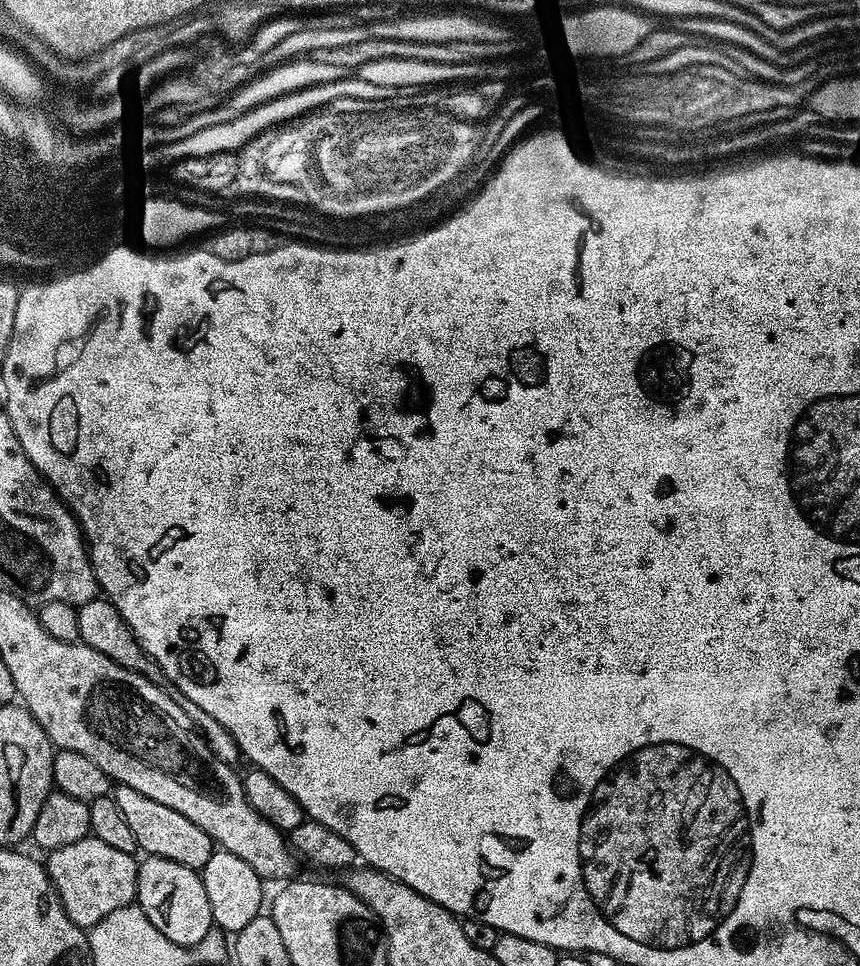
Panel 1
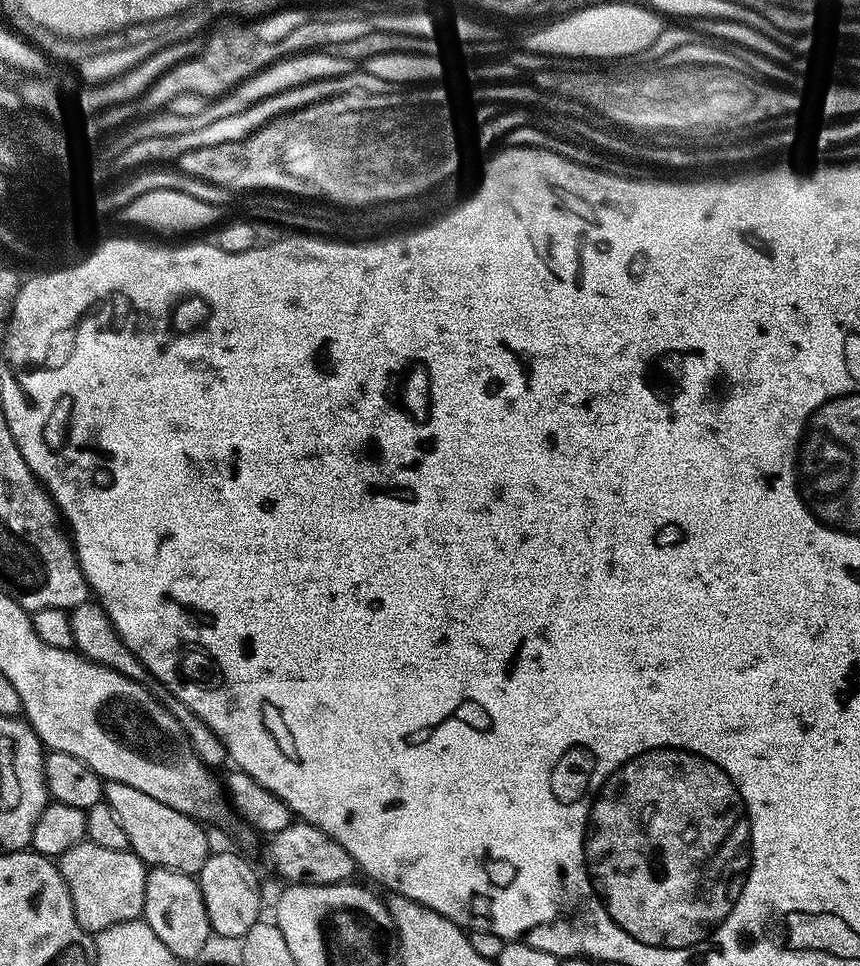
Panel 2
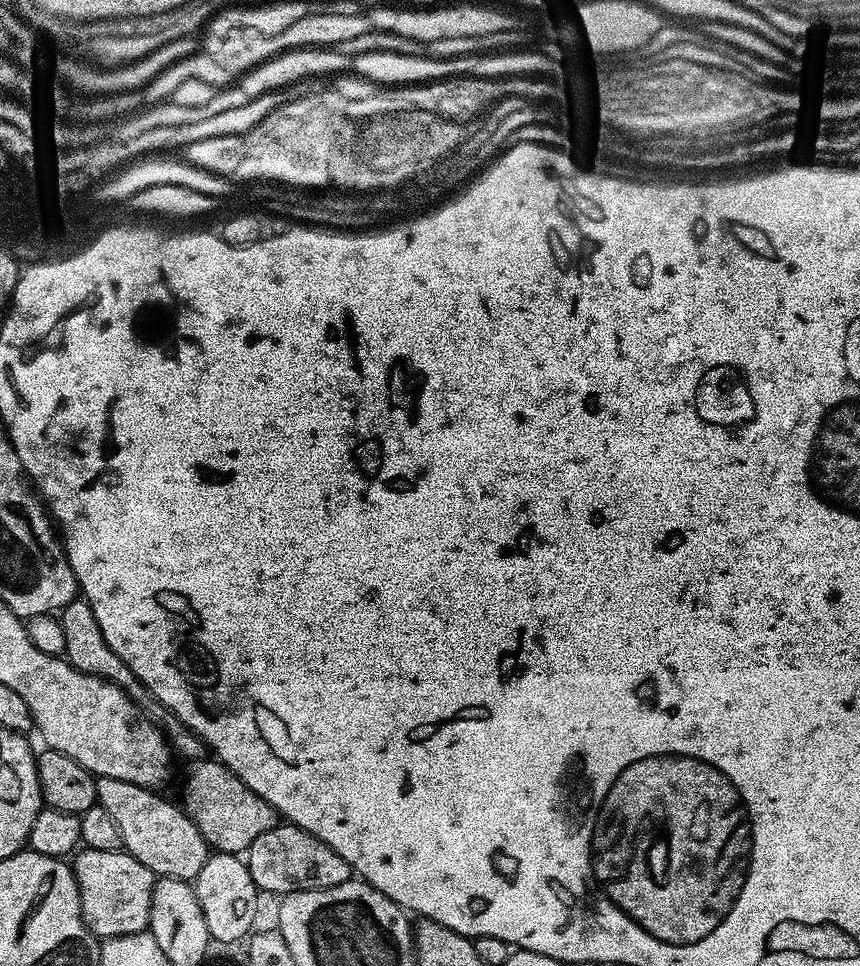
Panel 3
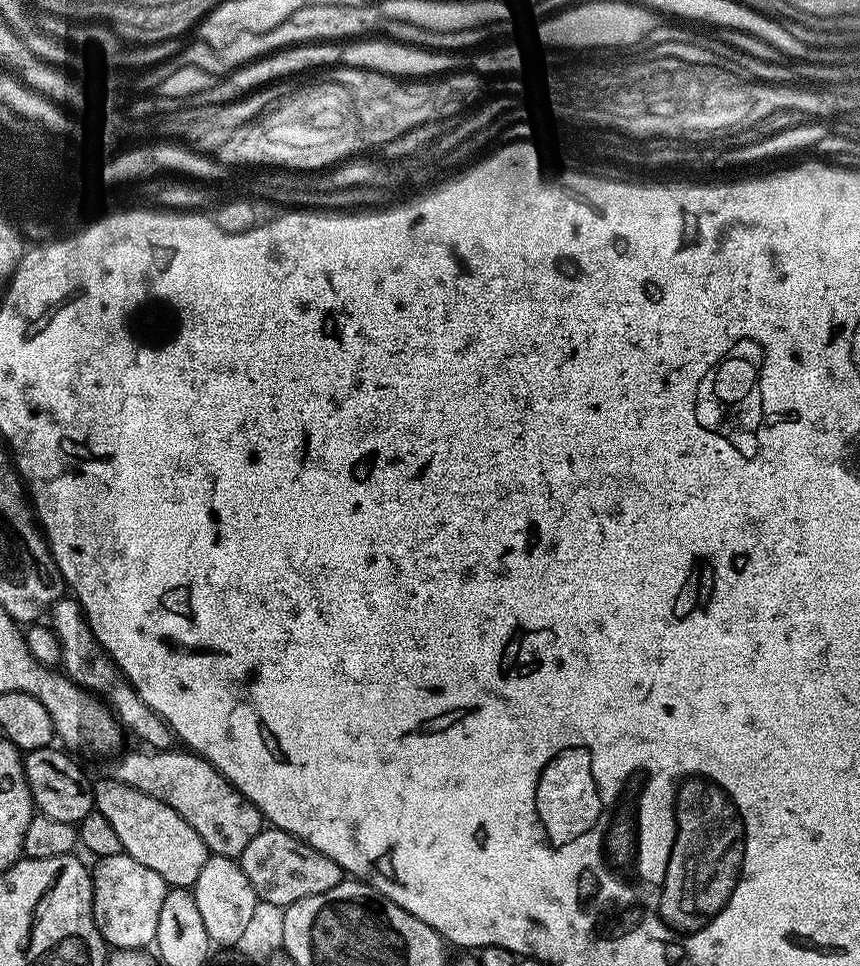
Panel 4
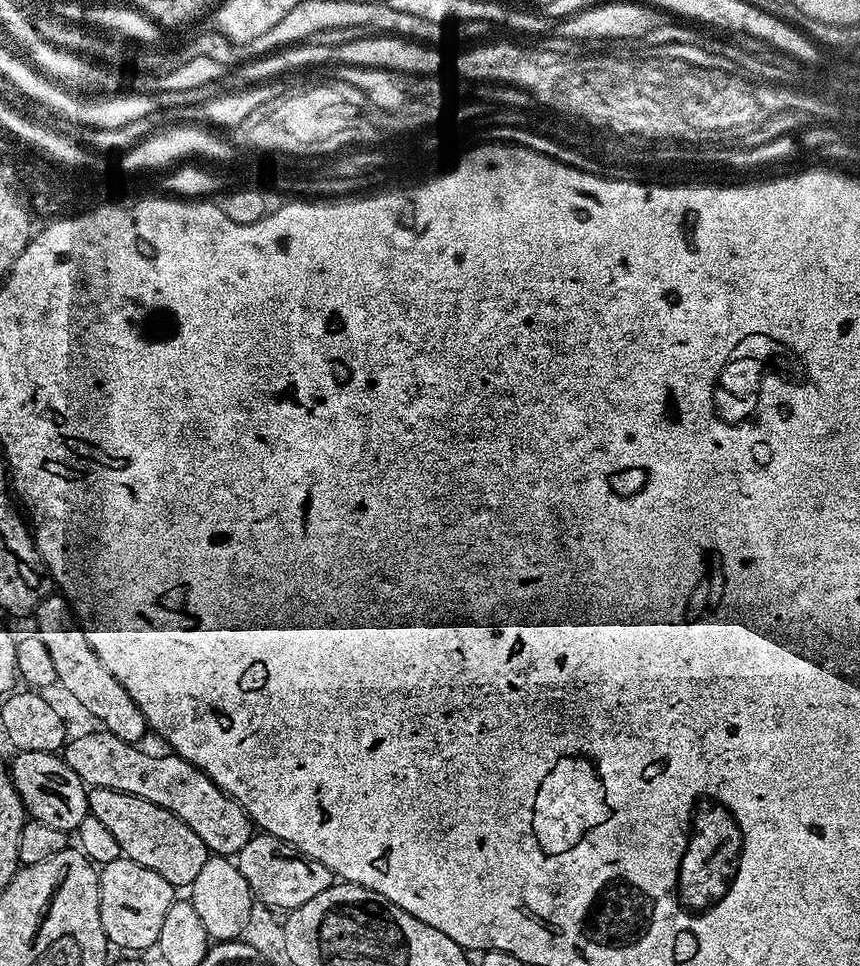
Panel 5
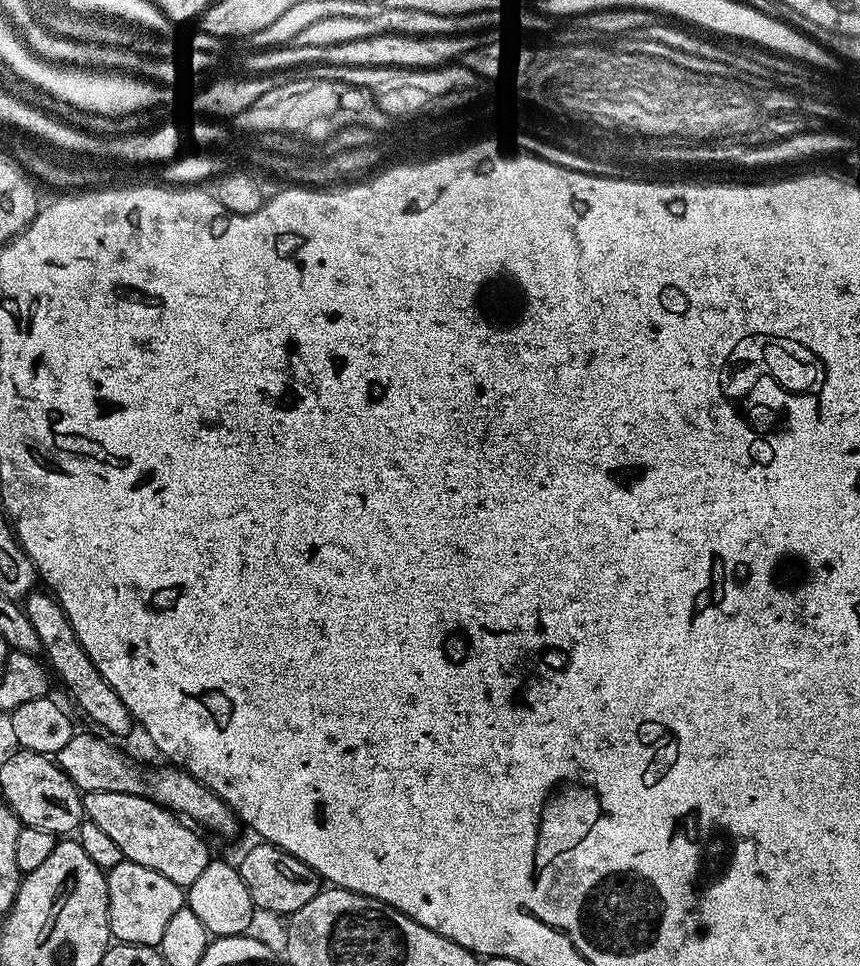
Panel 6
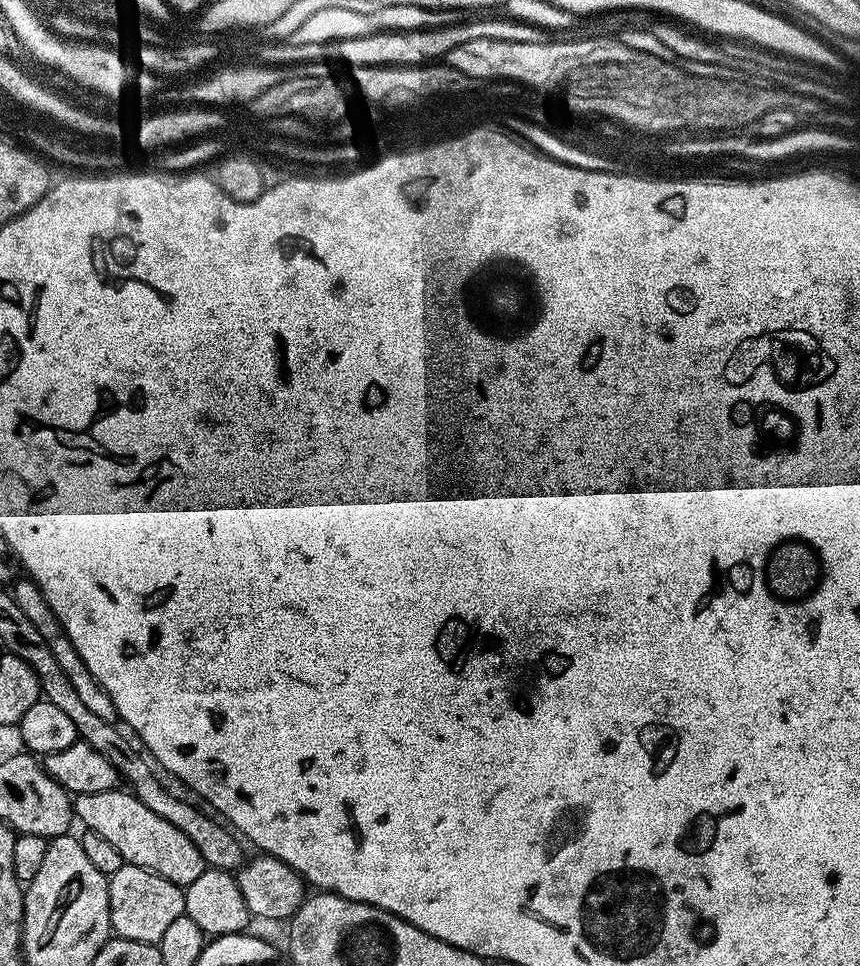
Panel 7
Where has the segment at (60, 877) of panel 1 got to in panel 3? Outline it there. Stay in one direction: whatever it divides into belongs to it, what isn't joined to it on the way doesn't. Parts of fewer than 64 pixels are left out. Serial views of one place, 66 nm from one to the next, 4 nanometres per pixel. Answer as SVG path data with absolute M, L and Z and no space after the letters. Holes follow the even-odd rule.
M84 848L75 853L71 865L78 882L80 917L93 936L125 936L148 928L154 877L142 862L123 850L111 852Z

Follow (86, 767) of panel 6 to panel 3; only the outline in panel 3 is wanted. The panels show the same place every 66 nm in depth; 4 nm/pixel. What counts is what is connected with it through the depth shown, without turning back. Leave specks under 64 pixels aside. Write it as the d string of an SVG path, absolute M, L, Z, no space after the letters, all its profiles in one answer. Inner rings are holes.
M215 758L193 760L184 776L184 812L198 826L209 849L229 854L247 853L250 842L258 834L266 834L278 822L278 814L266 798L254 794L238 774L234 774Z

